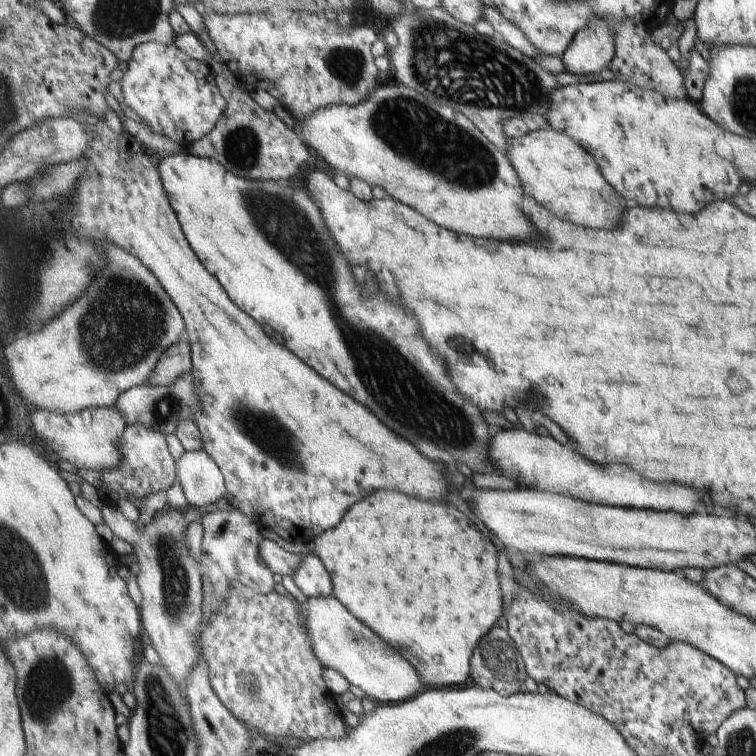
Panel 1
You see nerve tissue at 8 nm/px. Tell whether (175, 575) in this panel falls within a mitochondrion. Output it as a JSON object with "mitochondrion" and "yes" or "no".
{"mitochondrion":"yes"}

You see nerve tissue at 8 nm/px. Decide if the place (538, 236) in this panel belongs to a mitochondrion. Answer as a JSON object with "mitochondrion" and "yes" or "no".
{"mitochondrion":"no"}

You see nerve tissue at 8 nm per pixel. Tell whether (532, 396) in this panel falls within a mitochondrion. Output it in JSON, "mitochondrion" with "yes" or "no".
{"mitochondrion":"yes"}

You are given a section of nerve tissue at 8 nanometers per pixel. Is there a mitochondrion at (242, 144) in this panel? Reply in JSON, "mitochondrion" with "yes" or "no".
{"mitochondrion":"yes"}

